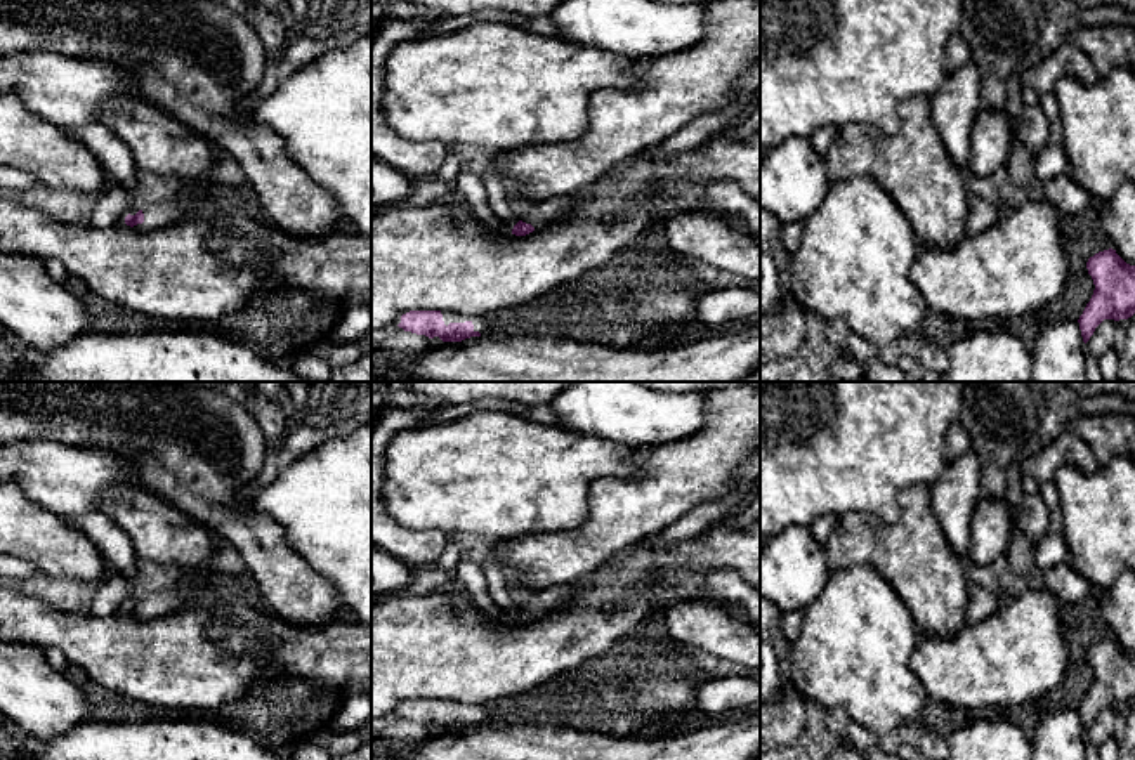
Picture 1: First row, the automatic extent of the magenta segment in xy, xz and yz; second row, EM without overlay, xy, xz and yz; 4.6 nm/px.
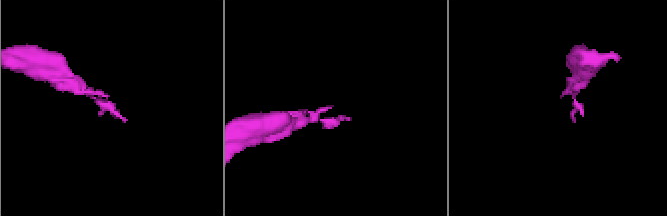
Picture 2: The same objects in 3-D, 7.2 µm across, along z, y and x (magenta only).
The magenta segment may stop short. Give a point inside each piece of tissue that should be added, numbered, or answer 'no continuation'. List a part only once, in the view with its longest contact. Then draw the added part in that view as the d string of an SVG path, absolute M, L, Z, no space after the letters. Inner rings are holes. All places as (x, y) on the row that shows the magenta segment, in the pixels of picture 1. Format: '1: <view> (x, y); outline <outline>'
1: xy (160, 214); outline M179 194L163 201L151 203L142 210L144 222L134 226L134 229L148 233L170 226L184 219L184 215L194 206L194 203L194 200L180 200Z
2: xz (481, 323); outline M443 311L441 314L446 326L449 323L470 321L474 324L474 331L479 331L481 335L486 335L491 328L486 316L467 316L467 314L456 314L453 311Z

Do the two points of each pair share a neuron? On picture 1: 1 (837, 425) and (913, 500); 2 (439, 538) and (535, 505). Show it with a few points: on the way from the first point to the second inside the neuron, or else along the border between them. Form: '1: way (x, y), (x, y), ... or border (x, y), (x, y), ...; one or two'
1: border (927, 484), (898, 495), (892, 523), (868, 512); two
2: border (406, 526), (438, 528), (446, 535); two

